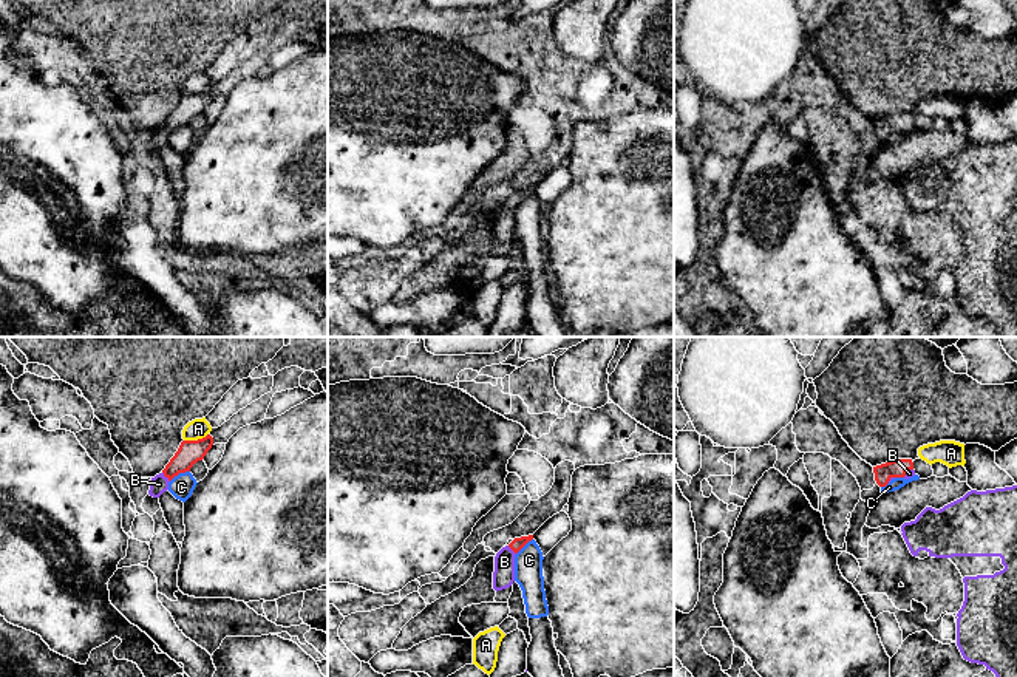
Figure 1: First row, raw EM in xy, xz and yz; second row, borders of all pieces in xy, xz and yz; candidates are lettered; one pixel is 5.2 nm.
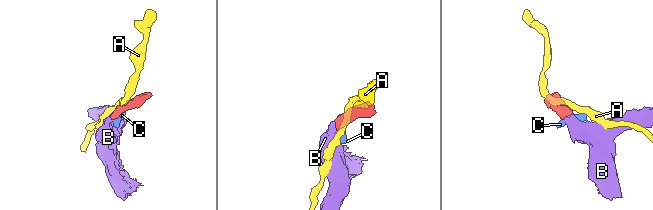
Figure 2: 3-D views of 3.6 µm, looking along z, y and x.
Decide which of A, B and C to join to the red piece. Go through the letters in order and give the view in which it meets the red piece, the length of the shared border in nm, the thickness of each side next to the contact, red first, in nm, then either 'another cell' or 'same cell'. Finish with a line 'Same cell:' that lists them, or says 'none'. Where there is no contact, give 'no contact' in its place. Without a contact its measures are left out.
A: meets red in xy; contact 130 nm long; 120 nm thick on the red side, 110 nm on the other; another cell
B: meets red in xy; contact 70 nm long; 120 nm thick on the red side, 90 nm on the other; same cell
C: meets red in xy; contact 120 nm long; 120 nm thick on the red side, 120 nm on the other; another cell
Same cell: B

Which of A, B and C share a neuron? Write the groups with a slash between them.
A / B / C

